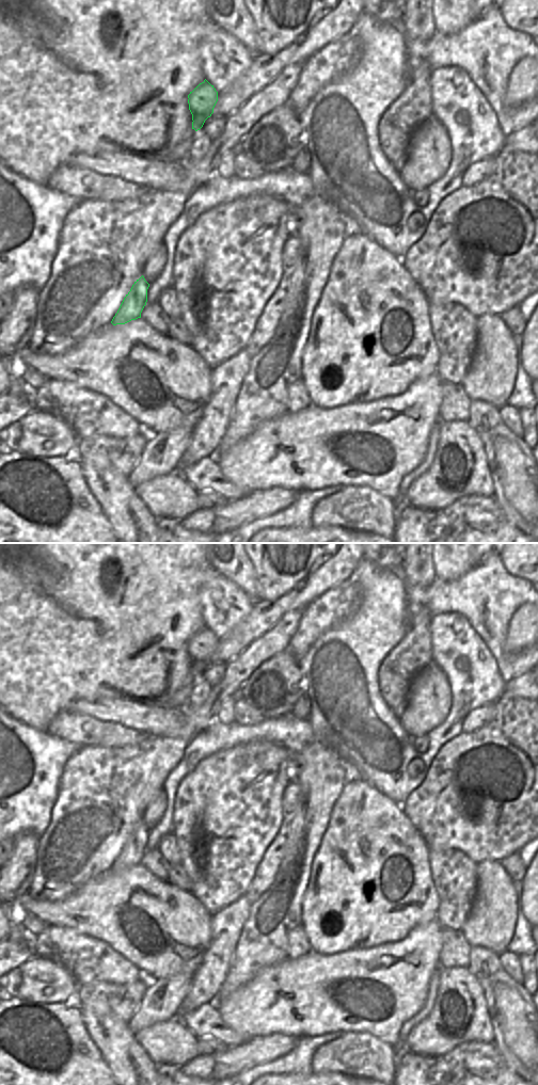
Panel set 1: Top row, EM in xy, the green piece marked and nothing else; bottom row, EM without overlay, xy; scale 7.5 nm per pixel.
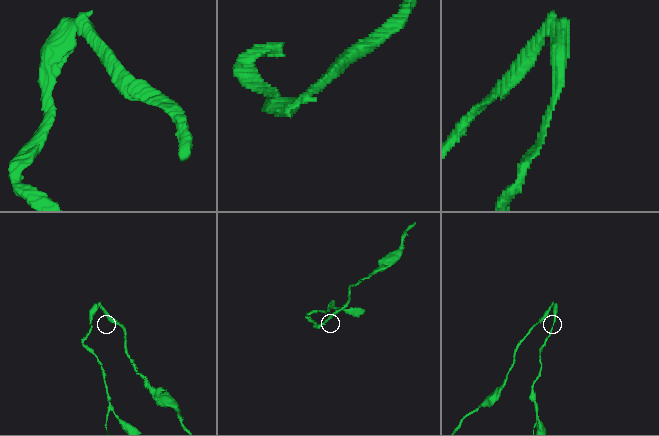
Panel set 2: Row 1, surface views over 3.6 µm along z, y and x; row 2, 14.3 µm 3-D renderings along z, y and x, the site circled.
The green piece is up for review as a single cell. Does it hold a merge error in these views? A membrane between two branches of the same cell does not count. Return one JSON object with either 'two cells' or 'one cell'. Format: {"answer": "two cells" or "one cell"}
{"answer": "two cells"}

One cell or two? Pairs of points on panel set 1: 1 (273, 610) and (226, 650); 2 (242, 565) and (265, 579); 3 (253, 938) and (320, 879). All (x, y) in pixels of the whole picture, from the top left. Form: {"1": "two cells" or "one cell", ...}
{"1": "one cell", "2": "two cells", "3": "two cells"}

